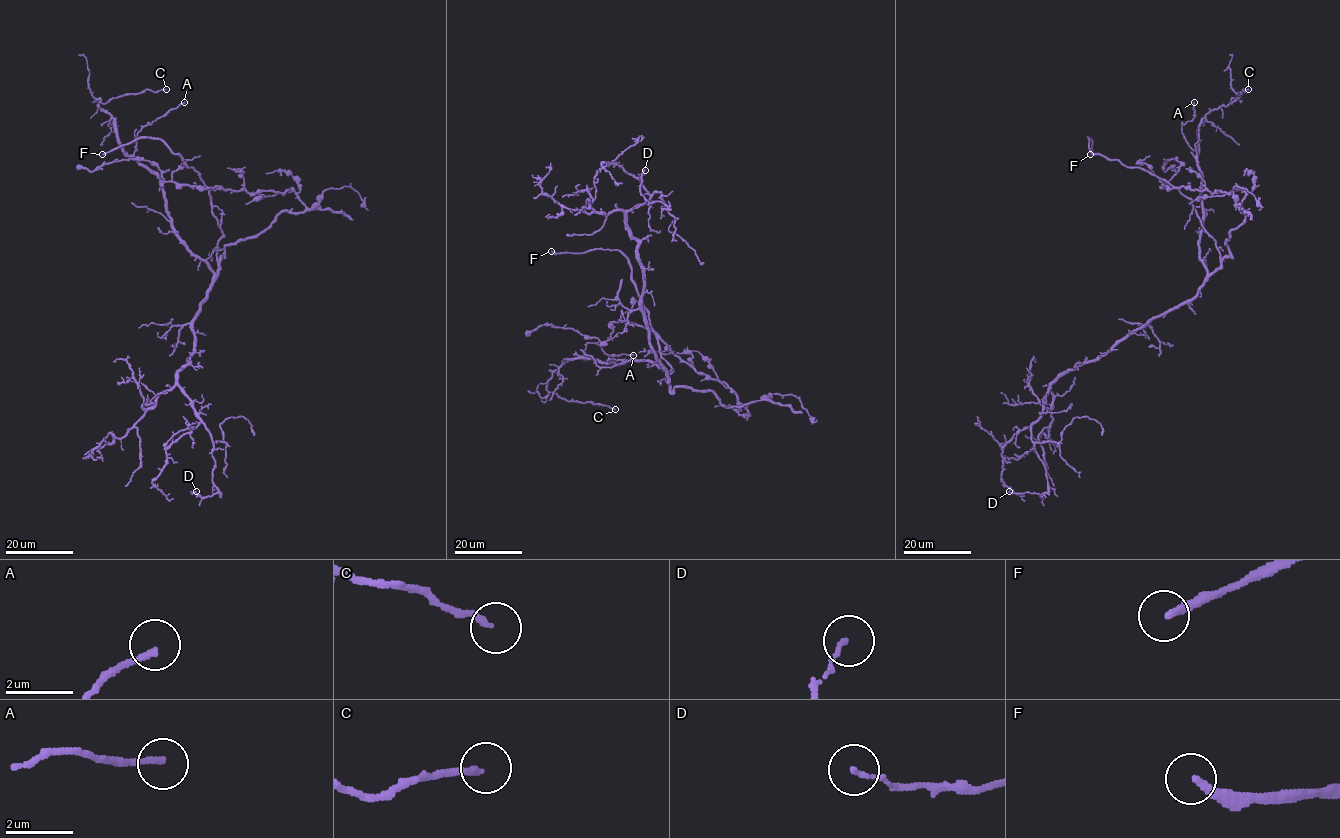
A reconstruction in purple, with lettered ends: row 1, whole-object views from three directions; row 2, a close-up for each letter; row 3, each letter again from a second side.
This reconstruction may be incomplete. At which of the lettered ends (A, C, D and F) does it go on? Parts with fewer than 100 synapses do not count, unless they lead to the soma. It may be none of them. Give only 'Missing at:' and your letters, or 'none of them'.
Missing at: F

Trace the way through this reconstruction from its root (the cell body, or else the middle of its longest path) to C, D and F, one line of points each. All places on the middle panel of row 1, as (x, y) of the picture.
C: (651, 344), (662, 368), (650, 361), (567, 358), (548, 382), (549, 392), (569, 401), (615, 409)
D: (651, 344), (643, 269), (626, 213), (654, 192), (667, 207), (641, 194), (645, 170)
F: (651, 344), (667, 381), (671, 367), (661, 356), (629, 261), (619, 250), (551, 251)

